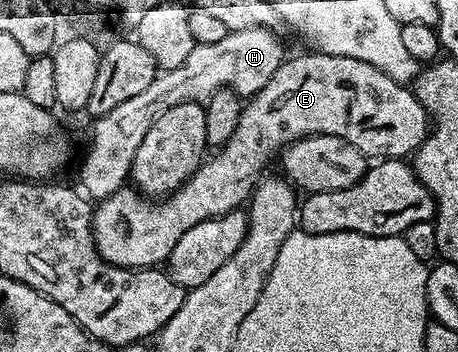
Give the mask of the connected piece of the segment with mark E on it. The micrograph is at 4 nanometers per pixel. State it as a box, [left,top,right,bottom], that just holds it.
[92,52,430,270]

